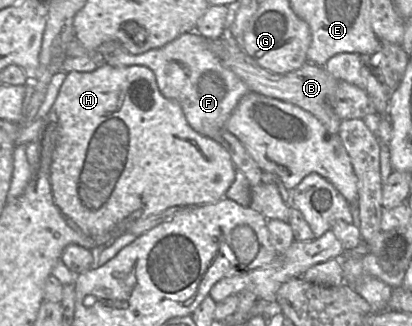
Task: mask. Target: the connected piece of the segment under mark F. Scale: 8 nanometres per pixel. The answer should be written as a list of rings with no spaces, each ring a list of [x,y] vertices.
[[[198,32],[184,33],[166,45],[151,49],[143,54],[133,55],[126,51],[116,41],[107,41],[96,50],[88,50],[77,38],[67,46],[67,57],[88,57],[102,67],[105,64],[116,67],[134,65],[146,66],[153,71],[161,94],[177,101],[189,125],[199,134],[212,139],[231,116],[239,101],[249,91],[247,85],[230,69],[225,67],[220,59],[210,49],[210,41]]]

